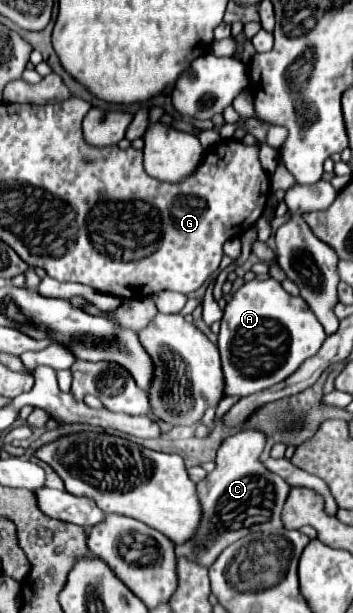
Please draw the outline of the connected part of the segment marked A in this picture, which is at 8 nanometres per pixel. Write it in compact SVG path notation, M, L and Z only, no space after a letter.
M254 279L246 281L228 301L222 321L220 321L220 333L218 333L218 349L222 357L222 369L224 369L224 381L226 381L226 395L238 395L246 397L250 393L258 393L262 389L268 389L286 377L290 377L308 357L318 353L322 347L326 333L306 301L302 297L288 295L282 285L276 279Z

